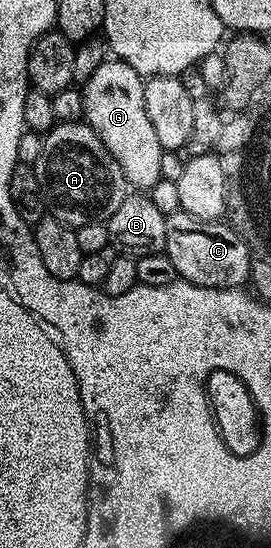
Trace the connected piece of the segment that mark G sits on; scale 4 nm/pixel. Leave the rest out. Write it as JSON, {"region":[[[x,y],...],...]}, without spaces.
{"region":[[[108,57],[82,85],[83,122],[92,127],[94,133],[98,133],[102,145],[106,145],[106,149],[110,149],[110,157],[114,157],[114,161],[118,161],[129,184],[136,189],[151,189],[158,182],[161,178],[162,157],[165,153],[164,147],[158,145],[158,136],[154,133],[154,125],[150,125],[150,117],[146,114],[144,84],[145,80],[134,69],[130,69],[130,65],[126,65],[118,58]]]}

